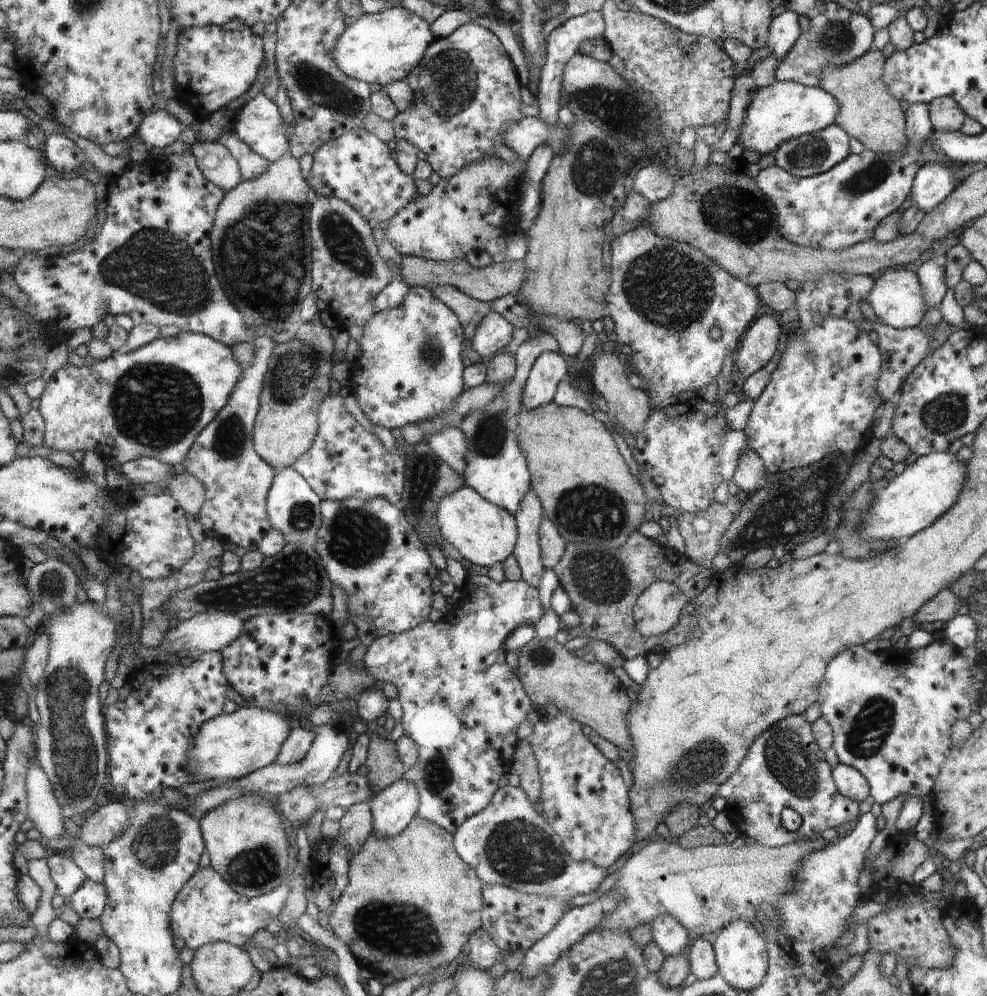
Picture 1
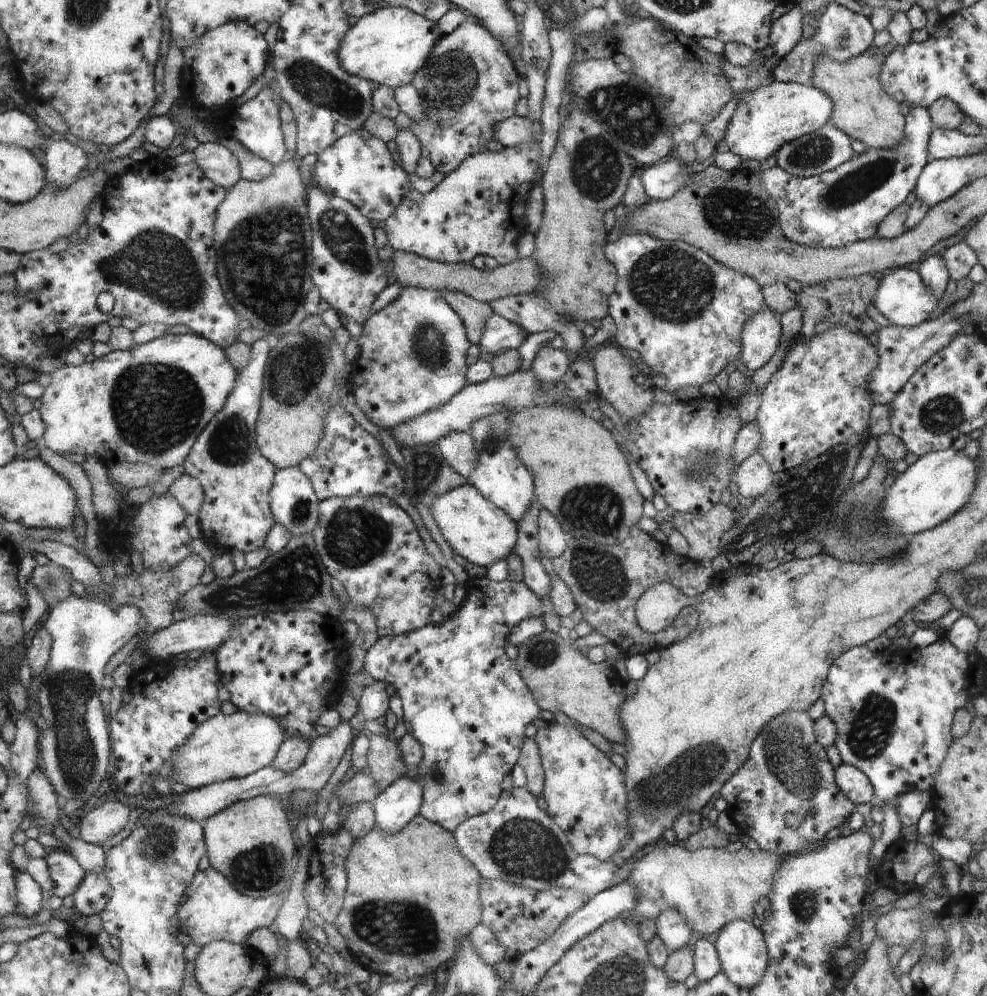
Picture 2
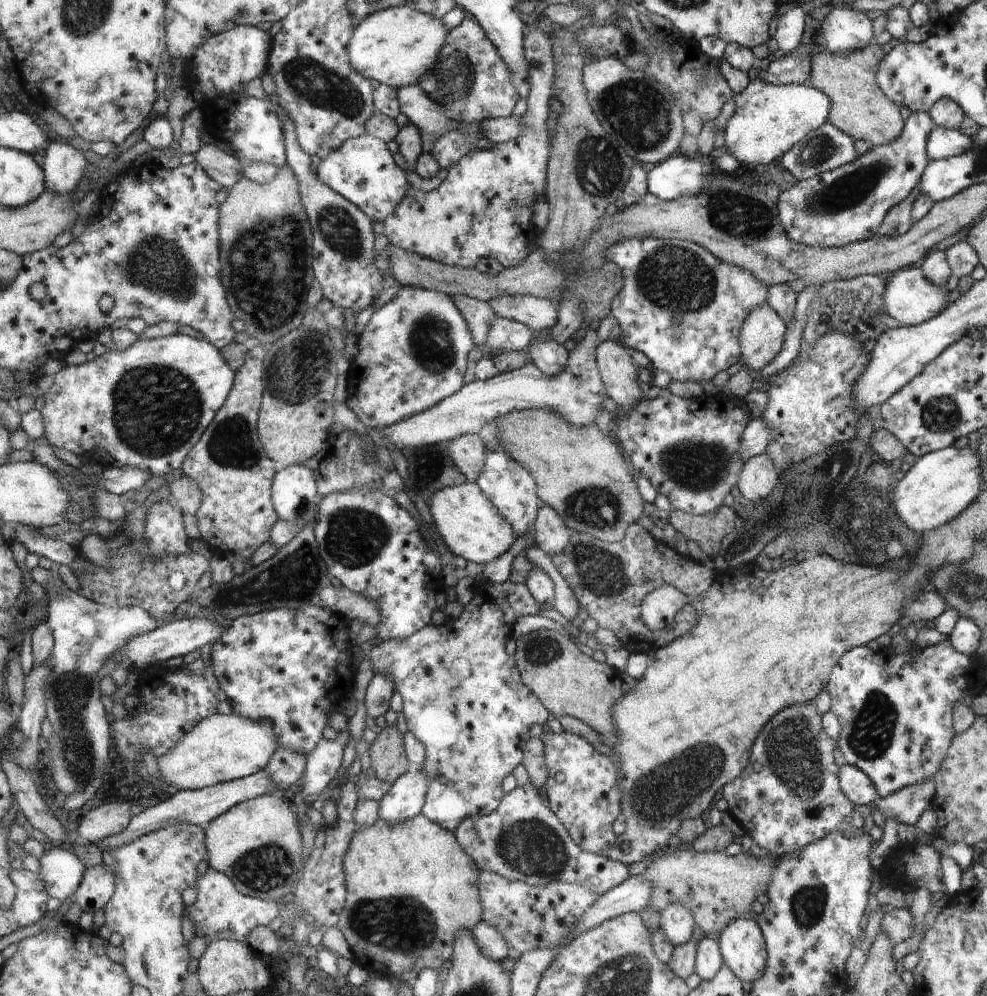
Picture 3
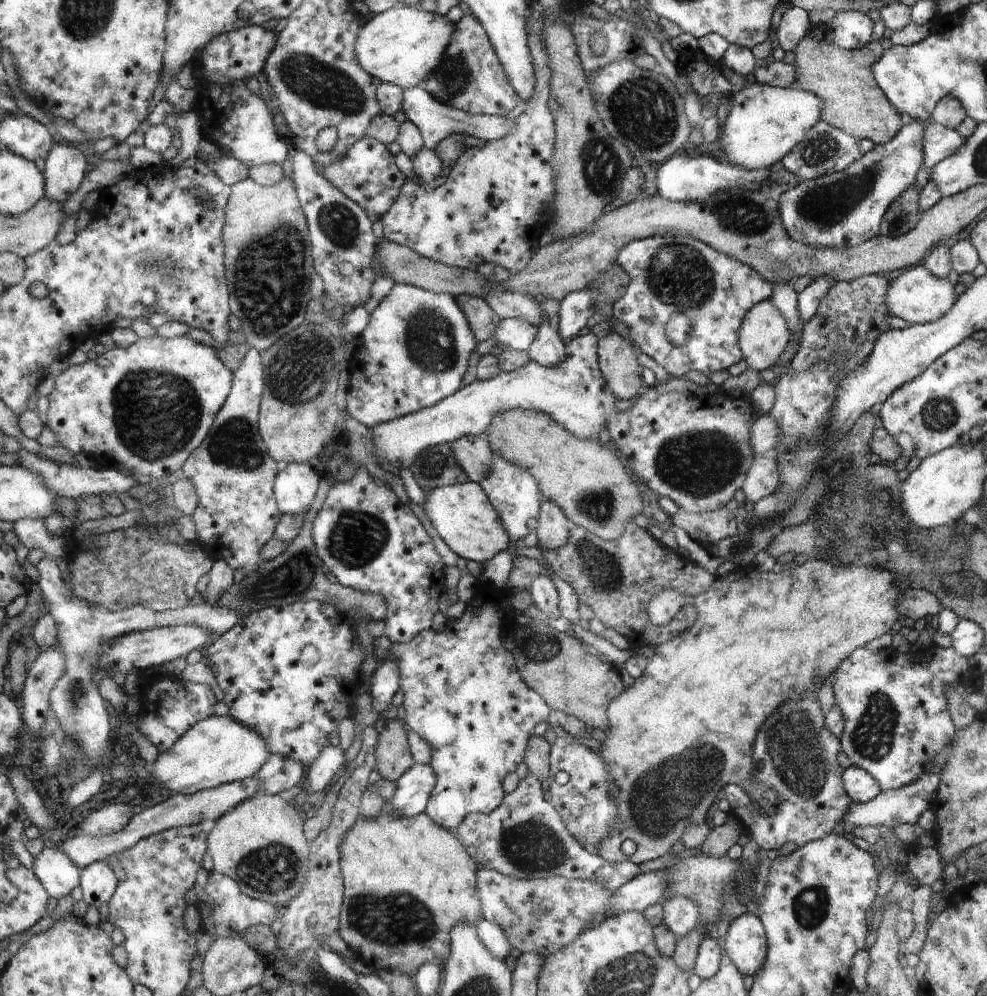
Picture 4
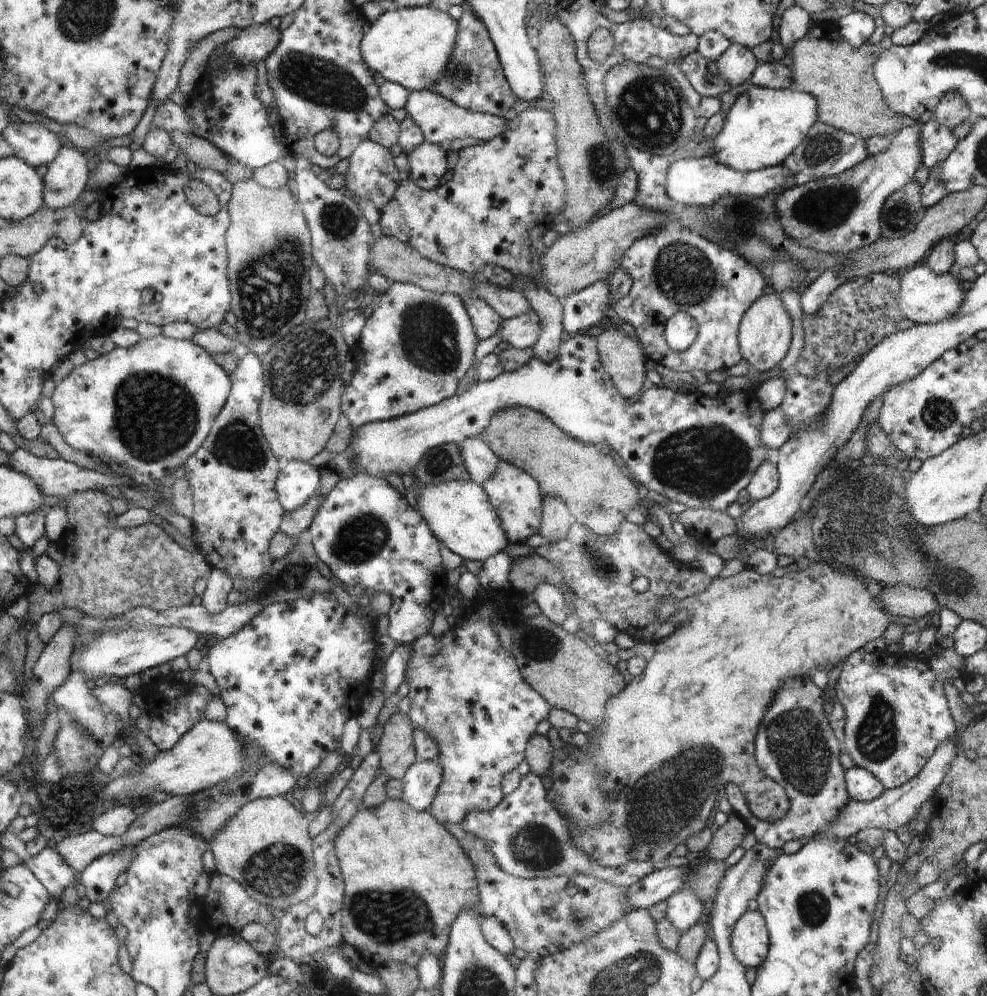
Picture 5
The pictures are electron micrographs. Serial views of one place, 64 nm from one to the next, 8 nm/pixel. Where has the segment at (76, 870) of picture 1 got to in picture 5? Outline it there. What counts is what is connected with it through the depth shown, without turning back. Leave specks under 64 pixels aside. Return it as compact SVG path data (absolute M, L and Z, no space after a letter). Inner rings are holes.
M54 846L47 847L38 856L32 856L27 866L40 878L54 899L59 899L66 888L80 882L80 874Z

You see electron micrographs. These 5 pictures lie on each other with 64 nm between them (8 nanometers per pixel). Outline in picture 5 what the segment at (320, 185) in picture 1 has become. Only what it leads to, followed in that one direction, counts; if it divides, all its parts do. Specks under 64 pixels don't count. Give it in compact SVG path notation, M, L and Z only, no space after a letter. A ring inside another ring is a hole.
M364 140L355 152L342 163L340 167L341 175L344 176L344 186L346 190L356 196L359 200L372 200L378 208L386 206L395 198L396 191L399 190L400 172L394 168L392 154L383 145L375 141Z

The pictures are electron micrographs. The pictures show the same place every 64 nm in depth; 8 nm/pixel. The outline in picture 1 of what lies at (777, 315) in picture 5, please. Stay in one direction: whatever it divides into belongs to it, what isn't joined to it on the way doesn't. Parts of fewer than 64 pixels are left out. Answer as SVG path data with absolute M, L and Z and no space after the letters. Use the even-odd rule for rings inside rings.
M764 314L748 328L748 333L742 340L740 352L736 354L735 368L740 375L747 379L761 370L772 360L772 356L779 350L779 338L782 327L774 316Z

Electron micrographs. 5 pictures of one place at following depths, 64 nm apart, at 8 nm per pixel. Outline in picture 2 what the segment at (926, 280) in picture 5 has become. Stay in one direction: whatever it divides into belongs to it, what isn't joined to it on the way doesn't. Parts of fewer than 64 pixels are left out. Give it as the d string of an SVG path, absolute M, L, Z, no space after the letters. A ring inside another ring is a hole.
M896 268L895 272L879 280L873 305L890 321L890 325L910 328L927 323L933 316L932 312L936 310L939 299L924 285L918 271L910 268Z

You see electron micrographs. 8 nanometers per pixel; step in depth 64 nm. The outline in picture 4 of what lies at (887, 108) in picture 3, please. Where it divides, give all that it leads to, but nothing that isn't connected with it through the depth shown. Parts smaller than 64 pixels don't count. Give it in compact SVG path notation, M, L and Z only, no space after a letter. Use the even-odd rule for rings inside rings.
M814 34L806 36L790 57L797 69L795 86L818 93L825 101L823 122L842 129L858 141L871 140L878 146L887 144L895 138L894 134L899 135L900 116L883 90L878 88L874 76L874 66L883 58L879 41L850 50L834 48L821 35Z

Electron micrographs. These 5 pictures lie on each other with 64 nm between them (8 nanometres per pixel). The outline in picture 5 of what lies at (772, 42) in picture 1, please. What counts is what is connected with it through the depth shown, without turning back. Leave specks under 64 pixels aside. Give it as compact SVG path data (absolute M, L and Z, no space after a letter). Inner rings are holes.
M795 5L788 8L782 14L782 24L778 28L780 44L784 46L784 49L792 50L796 43L801 39L806 37L806 32L808 32L808 26L810 26L810 16L806 9L800 8L800 6Z

